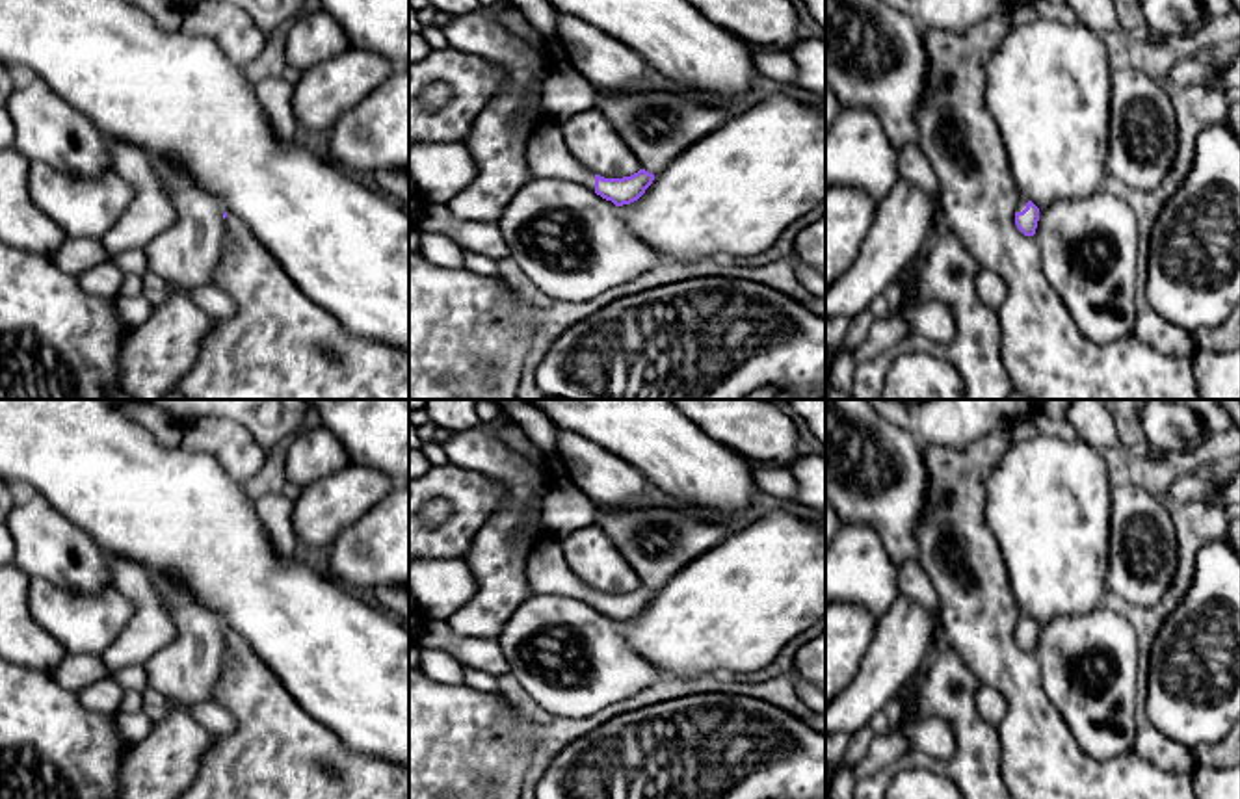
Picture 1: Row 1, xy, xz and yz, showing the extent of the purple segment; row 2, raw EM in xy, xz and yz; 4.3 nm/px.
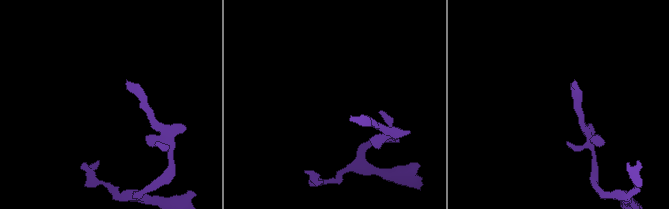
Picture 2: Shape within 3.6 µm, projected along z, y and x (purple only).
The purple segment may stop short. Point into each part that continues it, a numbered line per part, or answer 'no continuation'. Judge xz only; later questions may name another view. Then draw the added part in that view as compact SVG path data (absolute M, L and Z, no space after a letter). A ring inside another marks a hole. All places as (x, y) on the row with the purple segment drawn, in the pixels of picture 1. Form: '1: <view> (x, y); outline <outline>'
1: xz (547, 157); outline M550 123L537 128L526 147L532 178L563 178L595 191L595 175L569 152L561 130Z

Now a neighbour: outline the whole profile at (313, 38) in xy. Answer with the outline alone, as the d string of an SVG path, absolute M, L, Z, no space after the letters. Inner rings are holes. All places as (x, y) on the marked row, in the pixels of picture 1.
M318 9L292 20L284 46L286 65L305 71L348 50L350 39L336 20Z

